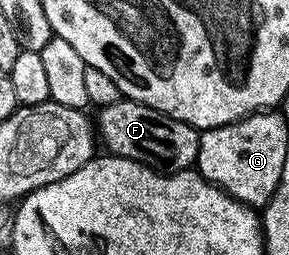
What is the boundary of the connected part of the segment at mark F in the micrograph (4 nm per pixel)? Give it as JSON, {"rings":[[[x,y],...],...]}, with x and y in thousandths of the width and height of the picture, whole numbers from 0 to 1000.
{"rings":[[[429,384],[332,447],[329,514],[374,608],[422,612],[574,682],[637,675],[678,647],[696,518],[647,478],[619,478],[619,463],[592,463],[522,416]]]}

